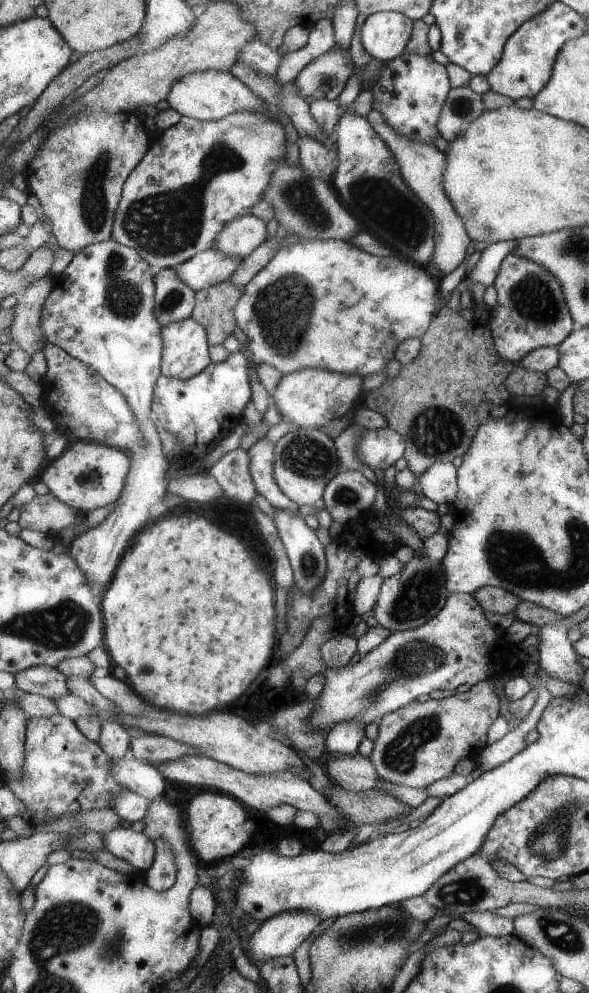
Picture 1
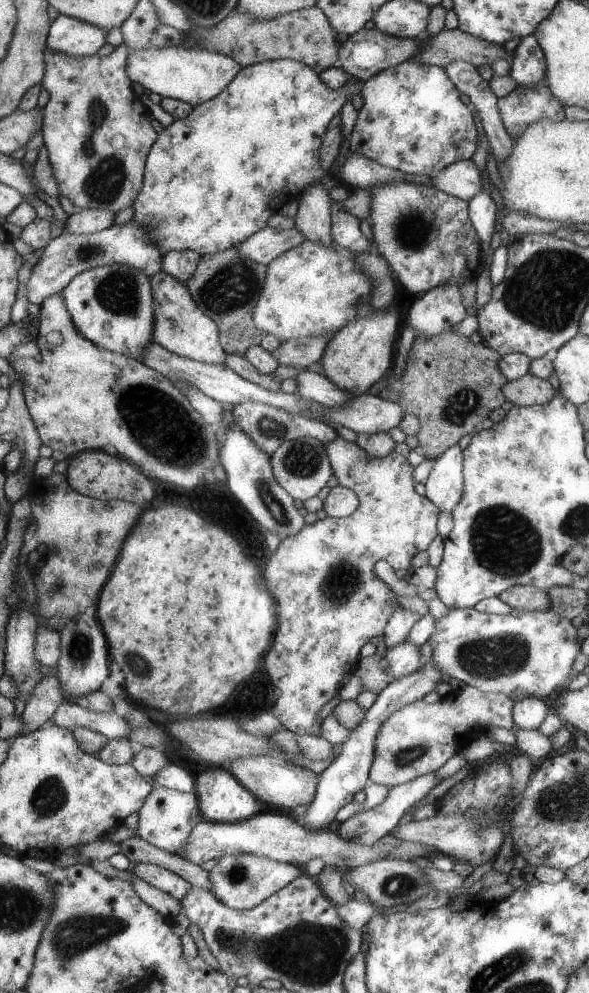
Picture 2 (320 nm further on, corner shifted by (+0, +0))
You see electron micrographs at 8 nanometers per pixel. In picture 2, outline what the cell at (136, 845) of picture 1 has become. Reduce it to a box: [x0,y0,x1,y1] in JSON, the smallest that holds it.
[134,863,192,902]

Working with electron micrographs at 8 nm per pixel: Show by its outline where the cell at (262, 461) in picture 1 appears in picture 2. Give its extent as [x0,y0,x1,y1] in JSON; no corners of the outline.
[233,401,339,456]

